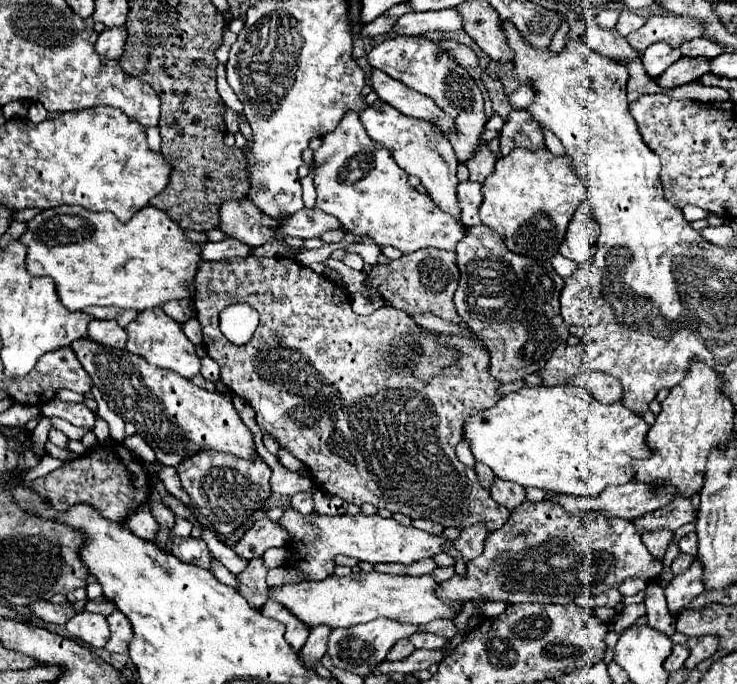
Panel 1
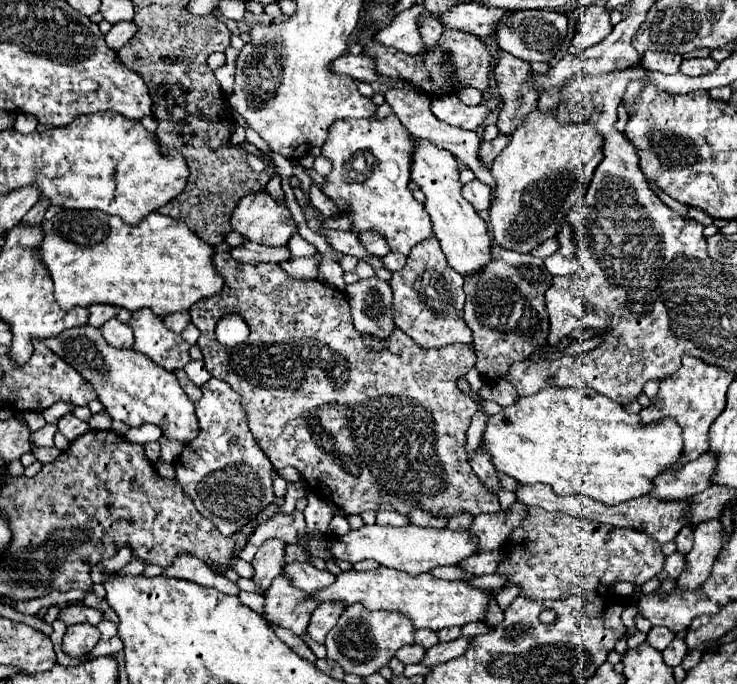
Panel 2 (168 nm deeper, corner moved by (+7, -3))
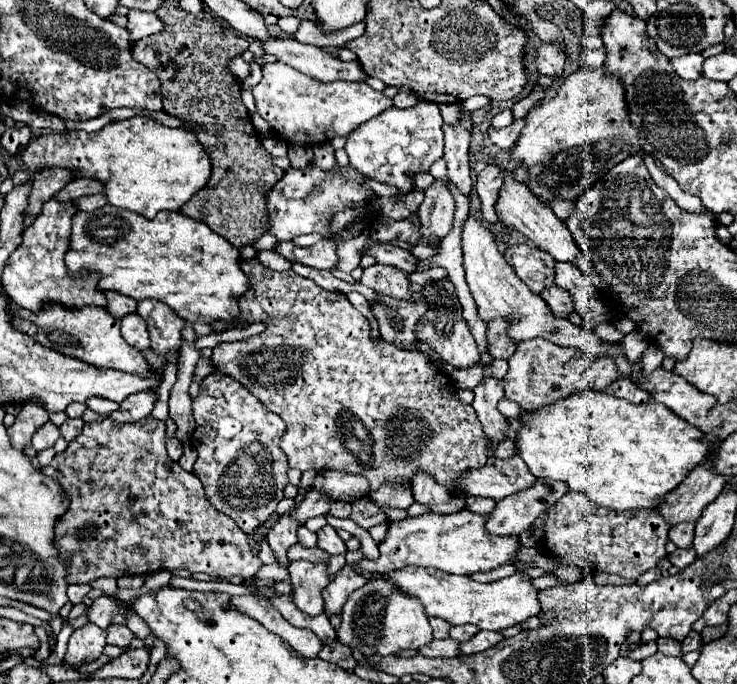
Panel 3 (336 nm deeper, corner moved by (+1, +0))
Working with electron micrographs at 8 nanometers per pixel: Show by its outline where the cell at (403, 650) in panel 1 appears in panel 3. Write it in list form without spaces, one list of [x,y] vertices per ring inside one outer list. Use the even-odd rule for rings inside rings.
[[[446,638],[446,640],[432,640],[424,648],[420,648],[418,654],[428,656],[428,658],[440,658],[440,656],[452,658],[452,656],[458,656],[460,652],[458,652],[458,642],[452,638]]]

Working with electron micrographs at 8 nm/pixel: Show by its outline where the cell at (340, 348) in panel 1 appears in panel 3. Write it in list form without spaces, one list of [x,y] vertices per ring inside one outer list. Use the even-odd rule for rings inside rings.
[[[258,258],[242,260],[240,262],[240,268],[248,276],[248,280],[250,280],[250,290],[238,298],[240,314],[230,324],[228,322],[222,322],[222,320],[214,320],[212,322],[212,330],[214,332],[224,332],[228,328],[246,326],[246,324],[254,324],[254,322],[266,324],[266,330],[262,334],[250,336],[250,338],[240,340],[240,342],[220,342],[218,348],[212,350],[212,362],[214,362],[214,366],[220,372],[224,372],[224,374],[236,378],[238,382],[242,382],[262,404],[266,404],[268,410],[272,410],[274,414],[278,414],[286,422],[286,432],[284,432],[284,436],[280,440],[280,448],[286,454],[290,468],[296,468],[300,472],[304,472],[304,470],[314,470],[314,472],[320,472],[320,470],[338,470],[338,472],[346,472],[346,474],[362,474],[368,480],[368,484],[370,484],[370,492],[374,492],[380,486],[394,486],[394,484],[396,486],[408,486],[418,472],[426,472],[440,486],[450,488],[450,490],[456,490],[458,488],[458,478],[466,470],[482,468],[486,464],[486,438],[482,436],[482,428],[478,428],[478,418],[476,418],[476,412],[474,412],[472,404],[464,404],[458,398],[456,388],[450,386],[452,382],[446,378],[444,372],[440,372],[436,368],[436,364],[432,364],[428,360],[426,354],[422,354],[420,350],[396,348],[396,346],[386,344],[386,342],[376,342],[374,344],[370,340],[370,336],[368,336],[370,322],[350,304],[350,300],[344,294],[340,294],[340,292],[322,290],[310,278],[298,276],[292,270],[288,270],[288,272],[274,272],[274,270],[266,268]]]

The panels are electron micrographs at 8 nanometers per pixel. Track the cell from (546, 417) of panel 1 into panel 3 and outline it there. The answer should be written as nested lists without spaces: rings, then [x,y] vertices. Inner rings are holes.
[[[582,390],[534,412],[522,412],[516,446],[518,456],[536,478],[564,482],[570,490],[586,494],[598,506],[612,510],[640,510],[656,508],[662,496],[674,490],[686,474],[706,458],[708,448],[700,442],[700,436],[702,432],[696,426],[688,424],[684,418],[676,416],[670,408],[658,402],[632,404],[610,396],[608,392]]]

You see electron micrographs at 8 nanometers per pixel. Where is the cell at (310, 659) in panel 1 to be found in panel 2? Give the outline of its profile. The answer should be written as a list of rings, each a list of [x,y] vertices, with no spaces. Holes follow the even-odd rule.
[[[320,603],[312,617],[310,617],[310,625],[308,625],[308,635],[318,641],[324,643],[326,633],[336,625],[340,613],[344,611],[344,607],[340,607],[340,603]]]

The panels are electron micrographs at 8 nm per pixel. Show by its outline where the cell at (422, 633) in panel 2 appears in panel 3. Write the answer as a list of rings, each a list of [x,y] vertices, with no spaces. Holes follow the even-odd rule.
[[[430,618],[430,626],[432,626],[432,634],[434,634],[434,638],[448,638],[450,626],[448,626],[444,620]]]

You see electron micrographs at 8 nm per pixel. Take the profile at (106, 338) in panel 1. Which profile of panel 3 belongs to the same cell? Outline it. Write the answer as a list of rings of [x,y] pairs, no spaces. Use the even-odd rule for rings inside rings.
[[[126,314],[120,318],[120,322],[122,322],[122,336],[130,346],[138,350],[146,350],[150,346],[146,324],[138,314]]]

